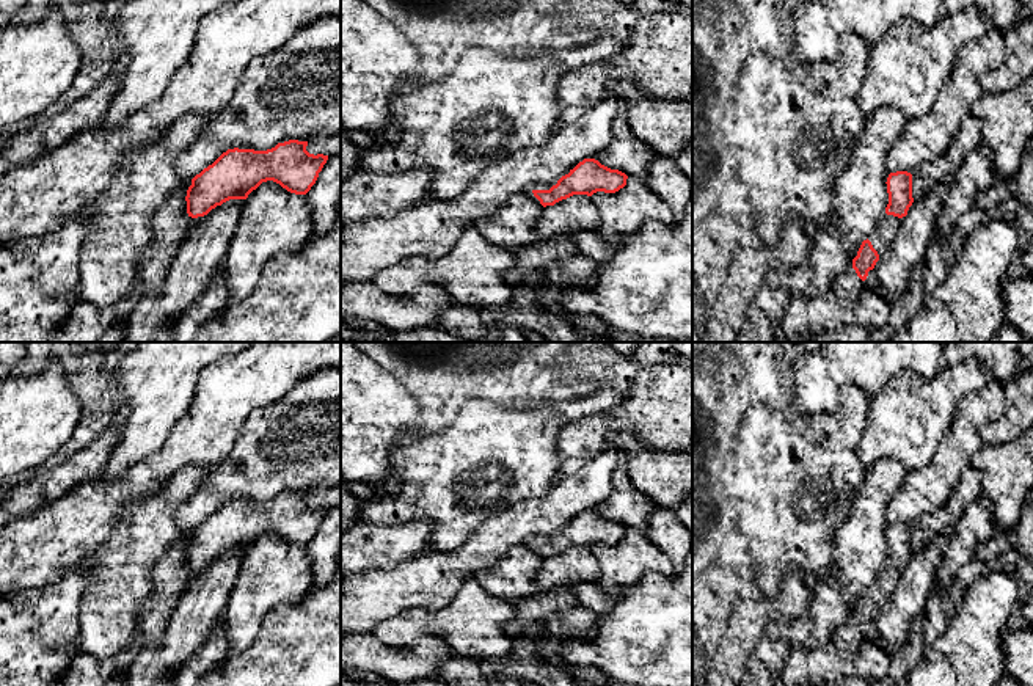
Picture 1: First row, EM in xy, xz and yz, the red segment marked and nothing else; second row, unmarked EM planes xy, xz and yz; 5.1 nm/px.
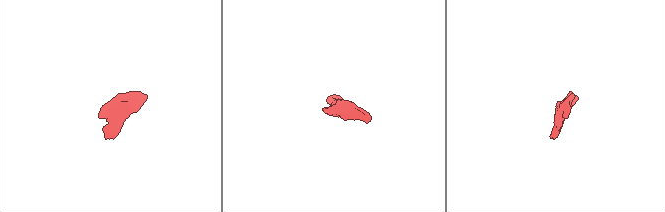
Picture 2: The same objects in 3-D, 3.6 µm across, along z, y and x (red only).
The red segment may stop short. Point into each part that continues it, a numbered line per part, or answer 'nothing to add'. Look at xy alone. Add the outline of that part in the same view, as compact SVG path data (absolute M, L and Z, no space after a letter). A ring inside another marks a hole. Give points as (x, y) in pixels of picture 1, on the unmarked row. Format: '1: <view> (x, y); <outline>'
nothing to add

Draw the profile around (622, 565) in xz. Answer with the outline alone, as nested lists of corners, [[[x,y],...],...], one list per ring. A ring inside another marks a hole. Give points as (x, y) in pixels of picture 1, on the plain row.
[[[636,529],[615,545],[597,543],[590,551],[600,565],[598,584],[615,595],[639,584],[647,571],[672,573],[670,559]]]

